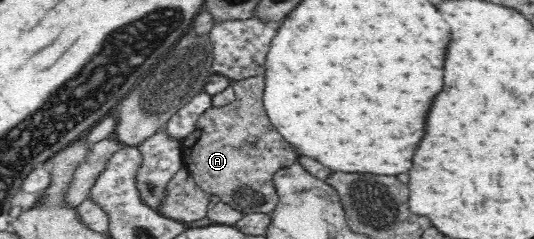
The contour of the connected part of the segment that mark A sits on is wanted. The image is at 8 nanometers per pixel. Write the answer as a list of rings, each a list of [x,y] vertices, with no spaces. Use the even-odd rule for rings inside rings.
[[[257,74],[253,77],[241,78],[239,81],[231,80],[231,84],[235,86],[236,99],[233,103],[215,109],[211,107],[199,117],[197,121],[197,129],[185,137],[180,142],[181,151],[183,154],[184,167],[195,178],[197,185],[205,190],[210,195],[218,195],[220,201],[223,201],[233,207],[235,210],[240,211],[243,215],[252,213],[271,213],[278,204],[278,195],[275,191],[272,177],[279,169],[283,167],[298,163],[297,153],[291,149],[291,145],[287,140],[276,130],[276,127],[271,123],[269,116],[263,104],[263,88],[264,76]],[[251,137],[255,139],[265,139],[271,143],[275,143],[273,149],[263,149],[261,151],[261,161],[249,161],[247,151],[241,151]]]

